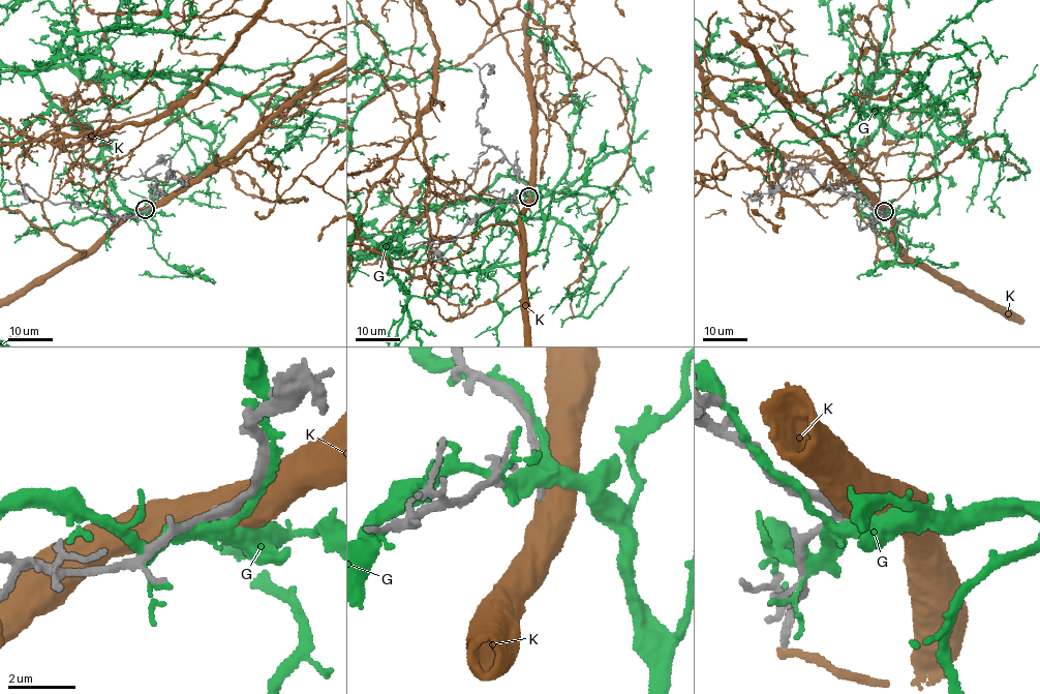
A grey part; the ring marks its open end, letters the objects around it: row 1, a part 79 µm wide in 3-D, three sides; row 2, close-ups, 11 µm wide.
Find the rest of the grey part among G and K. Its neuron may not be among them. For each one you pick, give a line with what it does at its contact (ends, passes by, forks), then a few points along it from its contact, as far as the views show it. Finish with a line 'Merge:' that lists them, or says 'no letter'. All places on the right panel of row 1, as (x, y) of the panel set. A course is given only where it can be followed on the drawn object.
Merge: no letter

